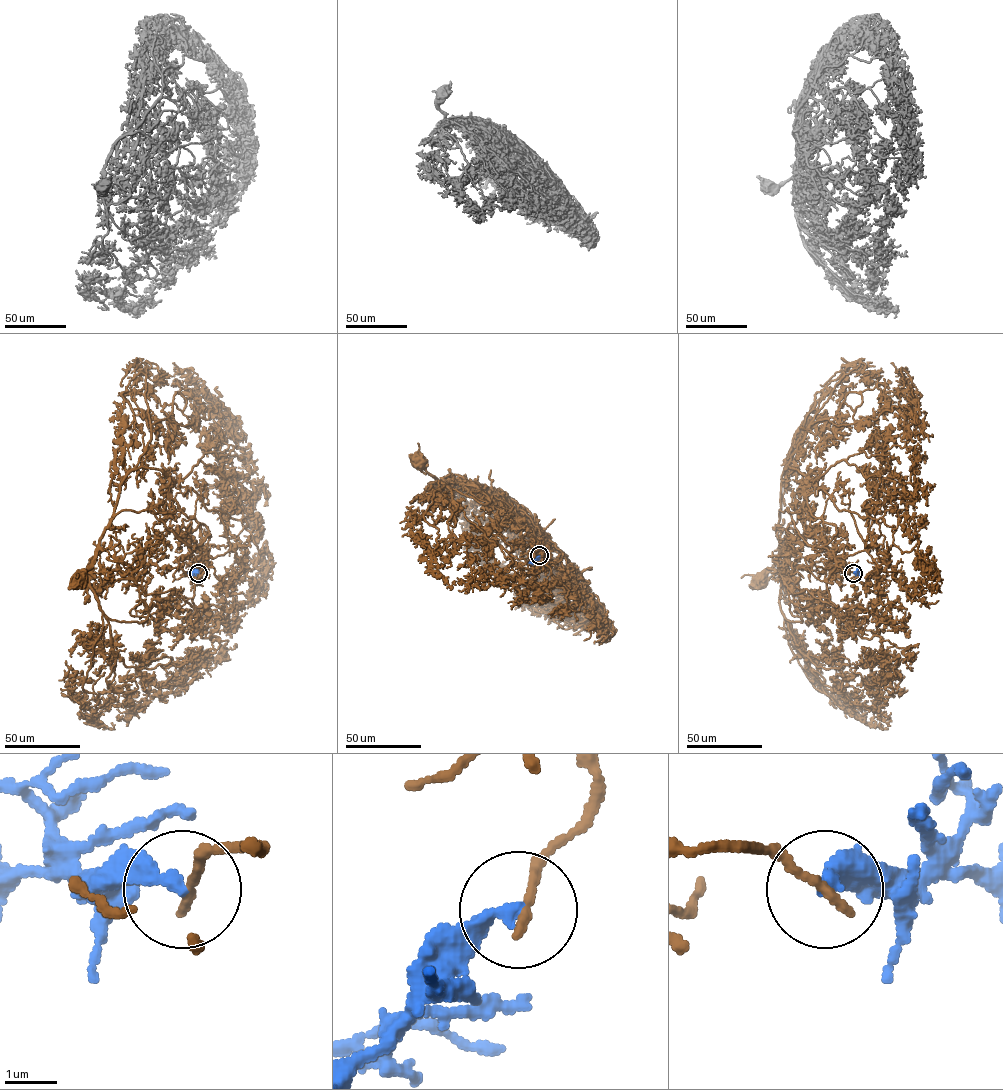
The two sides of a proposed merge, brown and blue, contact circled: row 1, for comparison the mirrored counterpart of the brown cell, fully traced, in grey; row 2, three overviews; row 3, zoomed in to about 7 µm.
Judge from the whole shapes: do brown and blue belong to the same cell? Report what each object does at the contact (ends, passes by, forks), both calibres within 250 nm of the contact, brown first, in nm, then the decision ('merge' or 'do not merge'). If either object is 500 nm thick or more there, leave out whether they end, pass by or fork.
brown ends; blue ends; calibres 190 and 300 nm; do not merge

